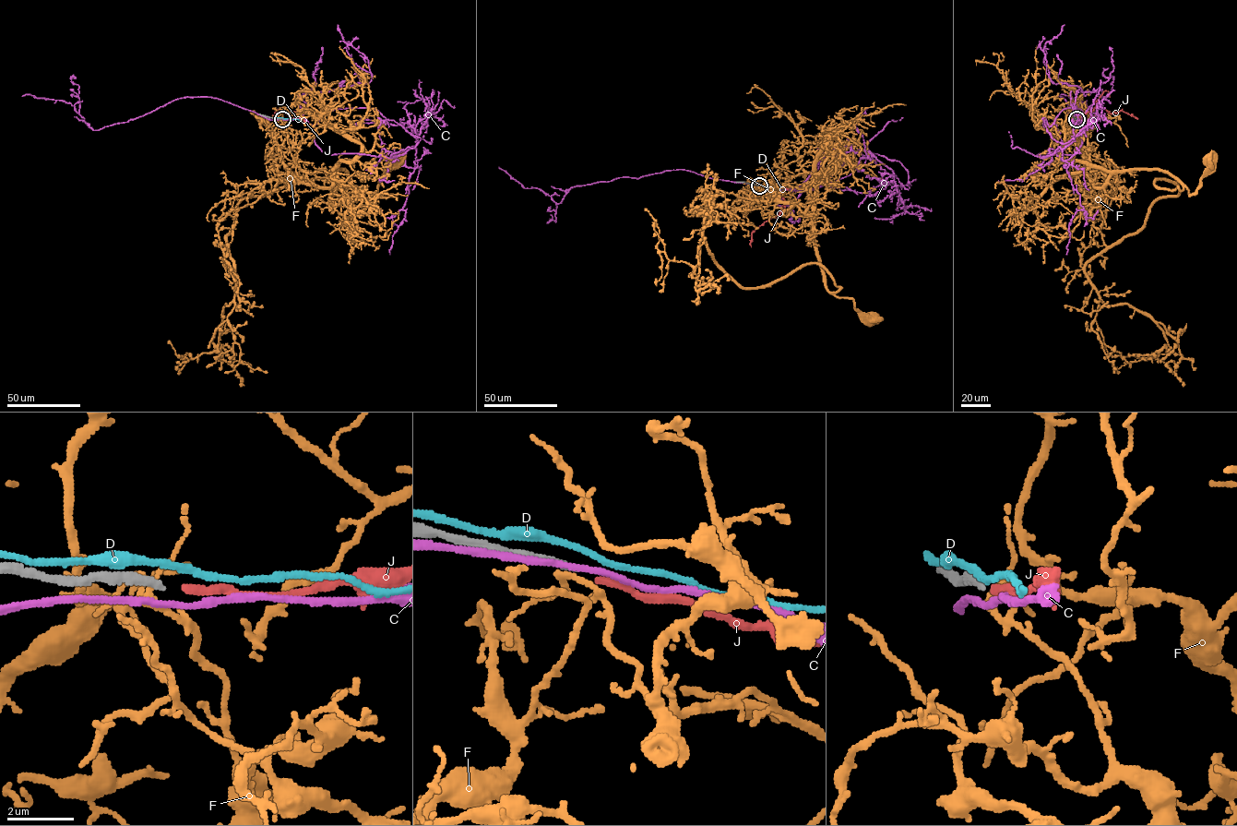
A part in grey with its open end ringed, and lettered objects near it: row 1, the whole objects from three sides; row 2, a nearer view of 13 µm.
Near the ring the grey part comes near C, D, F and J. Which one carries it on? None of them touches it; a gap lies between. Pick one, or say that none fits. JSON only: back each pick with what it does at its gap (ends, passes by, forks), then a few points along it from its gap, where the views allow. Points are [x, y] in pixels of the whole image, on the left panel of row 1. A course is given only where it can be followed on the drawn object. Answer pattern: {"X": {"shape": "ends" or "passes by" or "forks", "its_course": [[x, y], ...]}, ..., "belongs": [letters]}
{"J": {"shape": "ends", "its_course": [[282, 119], [302, 118], [308, 110], [308, 106], [291, 113], [277, 110], [274, 119]]}, "belongs": ["J"]}

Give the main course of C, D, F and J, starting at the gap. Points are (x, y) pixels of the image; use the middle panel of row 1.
C: (759, 185), (791, 191), (827, 152), (853, 146), (894, 178), (880, 192), (882, 182), (867, 175)
D: (759, 185), (783, 188)
F: (758, 185), (763, 193), (754, 197), (802, 204), (825, 286), (852, 299), (871, 318)
J: (759, 185), (779, 189), (785, 201), (785, 208), (754, 231), (751, 246)

